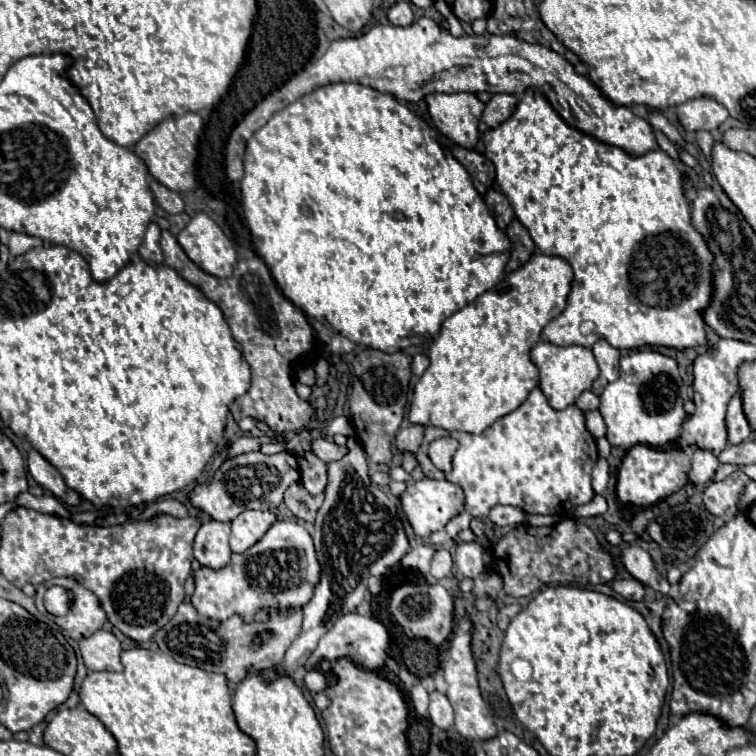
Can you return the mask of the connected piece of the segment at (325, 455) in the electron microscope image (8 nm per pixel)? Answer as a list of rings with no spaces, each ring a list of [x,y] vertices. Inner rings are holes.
[[[321,437],[321,439],[313,441],[313,453],[317,457],[321,457],[325,463],[331,463],[331,461],[339,461],[341,457],[345,457],[347,447],[339,447],[333,441],[327,441],[327,439]]]

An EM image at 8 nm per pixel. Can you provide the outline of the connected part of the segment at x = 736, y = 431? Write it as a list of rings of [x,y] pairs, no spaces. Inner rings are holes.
[[[741,391],[733,395],[733,399],[729,401],[729,409],[727,409],[727,433],[729,433],[729,443],[737,445],[745,439],[751,437],[751,427],[749,421],[743,413],[743,397]]]

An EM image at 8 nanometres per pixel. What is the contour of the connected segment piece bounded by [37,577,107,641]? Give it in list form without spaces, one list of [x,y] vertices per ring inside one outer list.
[[[55,577],[55,579],[49,579],[41,585],[37,585],[37,603],[39,603],[41,611],[43,611],[41,597],[47,591],[47,587],[53,587],[53,585],[67,587],[75,595],[75,601],[73,601],[69,613],[65,617],[53,619],[61,629],[65,629],[71,635],[71,639],[79,641],[103,627],[103,623],[107,621],[107,615],[105,615],[103,607],[99,605],[99,599],[87,587],[83,587],[79,581],[75,581],[71,577]]]

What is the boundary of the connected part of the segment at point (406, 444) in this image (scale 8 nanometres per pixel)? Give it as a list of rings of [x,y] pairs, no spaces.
[[[405,425],[405,427],[401,427],[395,435],[397,449],[416,453],[421,441],[423,441],[423,433],[425,433],[423,425]]]

